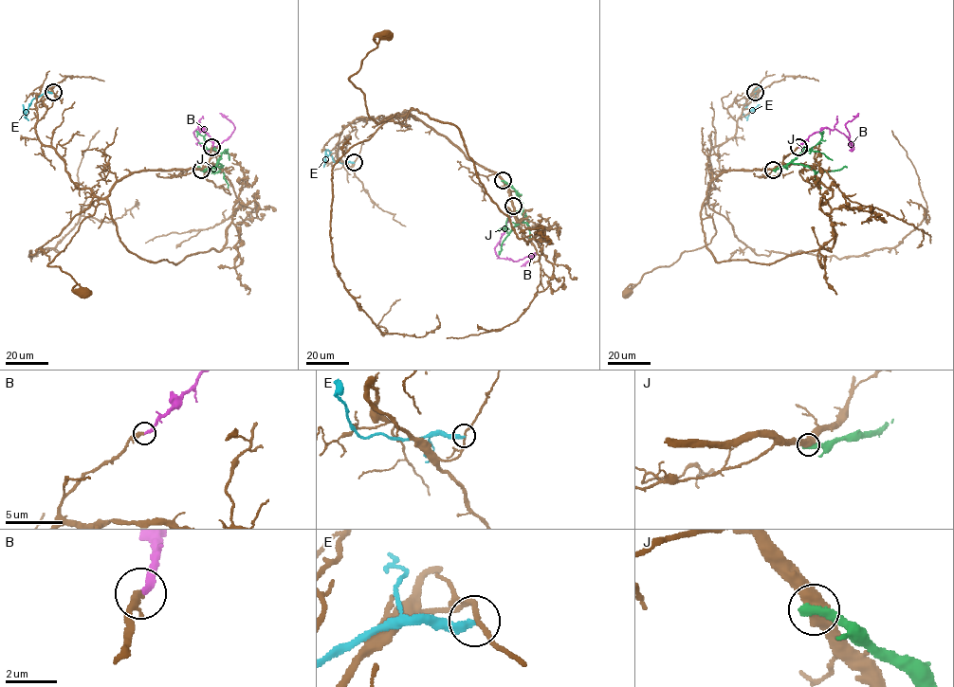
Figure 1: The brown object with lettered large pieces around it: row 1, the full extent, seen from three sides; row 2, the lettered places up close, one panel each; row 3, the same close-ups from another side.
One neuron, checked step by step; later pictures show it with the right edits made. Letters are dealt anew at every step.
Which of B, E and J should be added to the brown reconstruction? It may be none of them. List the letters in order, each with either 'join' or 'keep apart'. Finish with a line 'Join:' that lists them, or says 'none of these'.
B: join
E: keep apart
J: keep apart
Join: B

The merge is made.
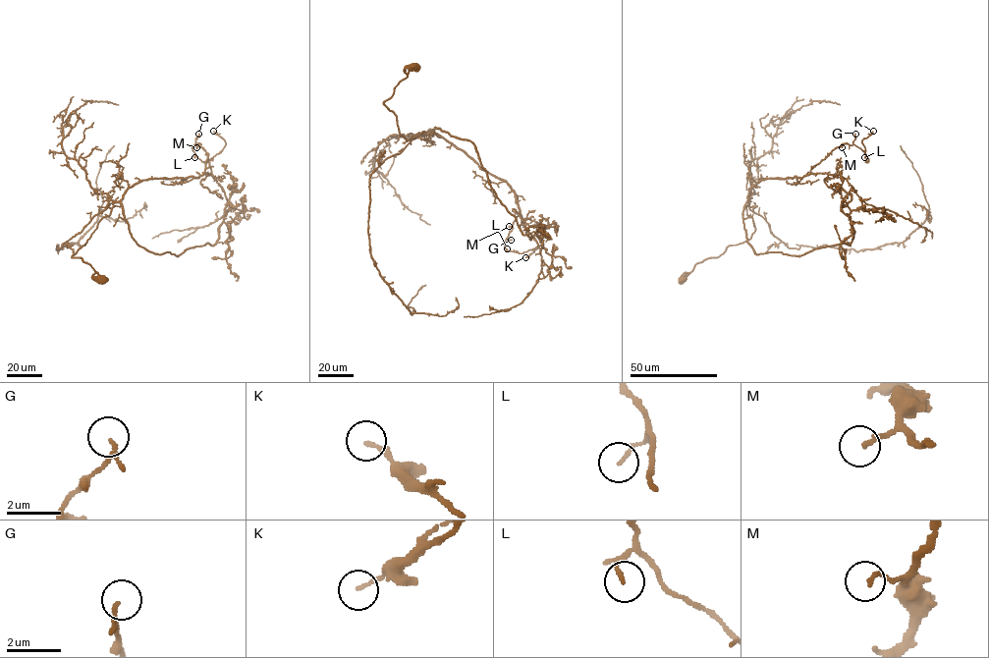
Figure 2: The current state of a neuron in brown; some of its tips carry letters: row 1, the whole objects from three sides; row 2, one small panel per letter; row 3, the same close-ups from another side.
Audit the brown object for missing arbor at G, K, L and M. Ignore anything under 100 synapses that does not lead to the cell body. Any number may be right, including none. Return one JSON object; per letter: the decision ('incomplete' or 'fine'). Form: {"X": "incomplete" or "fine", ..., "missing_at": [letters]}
{"G": "fine", "K": "fine", "L": "fine", "M": "fine", "missing_at": []}

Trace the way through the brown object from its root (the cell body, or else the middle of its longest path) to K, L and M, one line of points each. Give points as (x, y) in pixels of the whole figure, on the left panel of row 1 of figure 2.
K: (101, 280), (72, 255), (129, 188), (201, 175), (207, 153), (192, 147), (218, 153), (213, 131)
L: (101, 280), (72, 255), (129, 188), (201, 175), (207, 153), (199, 143), (192, 147), (194, 157)
M: (101, 280), (88, 264), (72, 255), (129, 188), (148, 179), (201, 175), (207, 153), (201, 147), (196, 147)

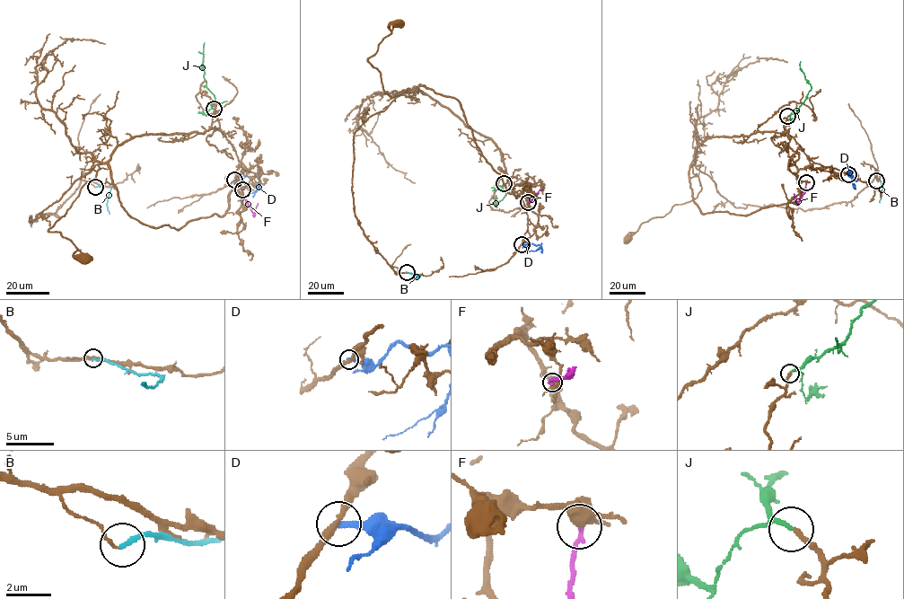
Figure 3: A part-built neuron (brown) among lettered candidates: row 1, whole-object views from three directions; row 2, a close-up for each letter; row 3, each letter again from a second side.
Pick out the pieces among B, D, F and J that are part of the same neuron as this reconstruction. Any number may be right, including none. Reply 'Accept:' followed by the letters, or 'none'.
Accept: J

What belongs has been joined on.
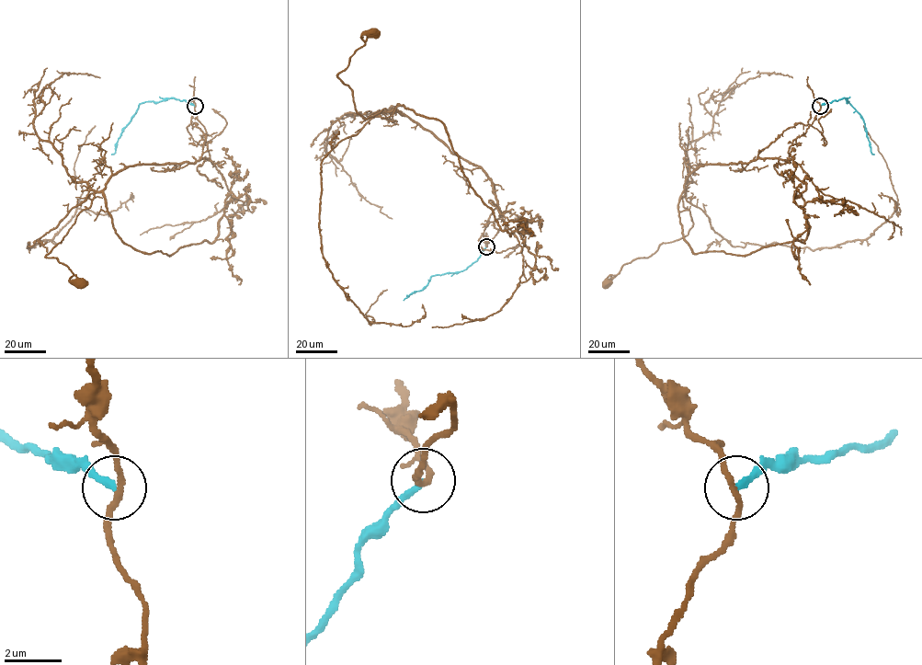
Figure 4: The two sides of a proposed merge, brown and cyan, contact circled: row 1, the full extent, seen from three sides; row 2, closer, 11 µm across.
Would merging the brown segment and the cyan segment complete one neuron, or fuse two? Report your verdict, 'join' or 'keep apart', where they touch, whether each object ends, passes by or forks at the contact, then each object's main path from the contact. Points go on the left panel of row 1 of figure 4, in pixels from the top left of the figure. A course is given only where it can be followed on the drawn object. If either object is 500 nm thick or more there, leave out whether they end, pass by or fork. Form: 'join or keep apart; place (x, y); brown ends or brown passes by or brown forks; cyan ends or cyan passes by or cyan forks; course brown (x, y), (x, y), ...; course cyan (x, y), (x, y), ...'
keep apart; place (195, 106); brown passes by; cyan ends; course brown (195, 106), (210, 160), (139, 164), (119, 170), (46, 256), (64, 264), (80, 284); course cyan (195, 106), (174, 97), (141, 103), (118, 139), (115, 152), (111, 154)

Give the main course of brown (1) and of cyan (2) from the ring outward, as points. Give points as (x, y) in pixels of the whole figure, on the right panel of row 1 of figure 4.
1: (821, 106), (787, 160), (694, 170), (682, 198), (693, 223), (688, 234), (624, 264), (606, 284)
2: (821, 106), (843, 97), (848, 101), (863, 120), (870, 152), (873, 154)

